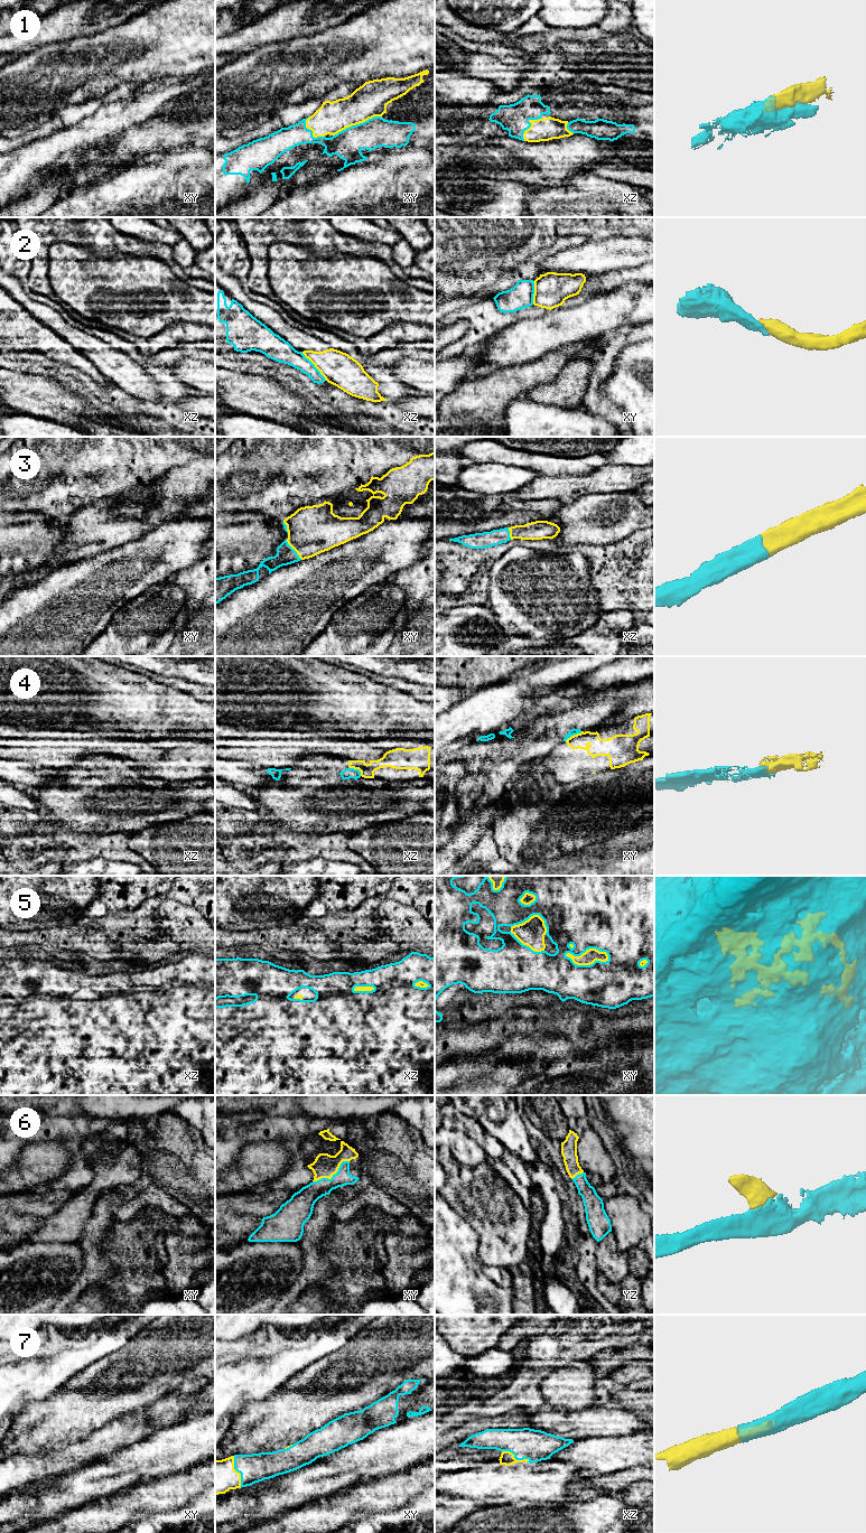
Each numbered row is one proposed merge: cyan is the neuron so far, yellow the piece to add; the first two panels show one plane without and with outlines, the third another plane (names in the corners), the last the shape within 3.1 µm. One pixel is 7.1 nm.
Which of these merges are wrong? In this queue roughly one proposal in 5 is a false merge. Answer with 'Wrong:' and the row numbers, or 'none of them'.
Wrong: 2, 4

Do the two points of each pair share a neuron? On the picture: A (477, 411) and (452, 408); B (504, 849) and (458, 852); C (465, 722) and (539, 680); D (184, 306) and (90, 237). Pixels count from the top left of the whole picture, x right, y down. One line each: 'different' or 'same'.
A: same
B: different
C: same
D: different

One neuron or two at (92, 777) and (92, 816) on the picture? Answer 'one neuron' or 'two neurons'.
one neuron

